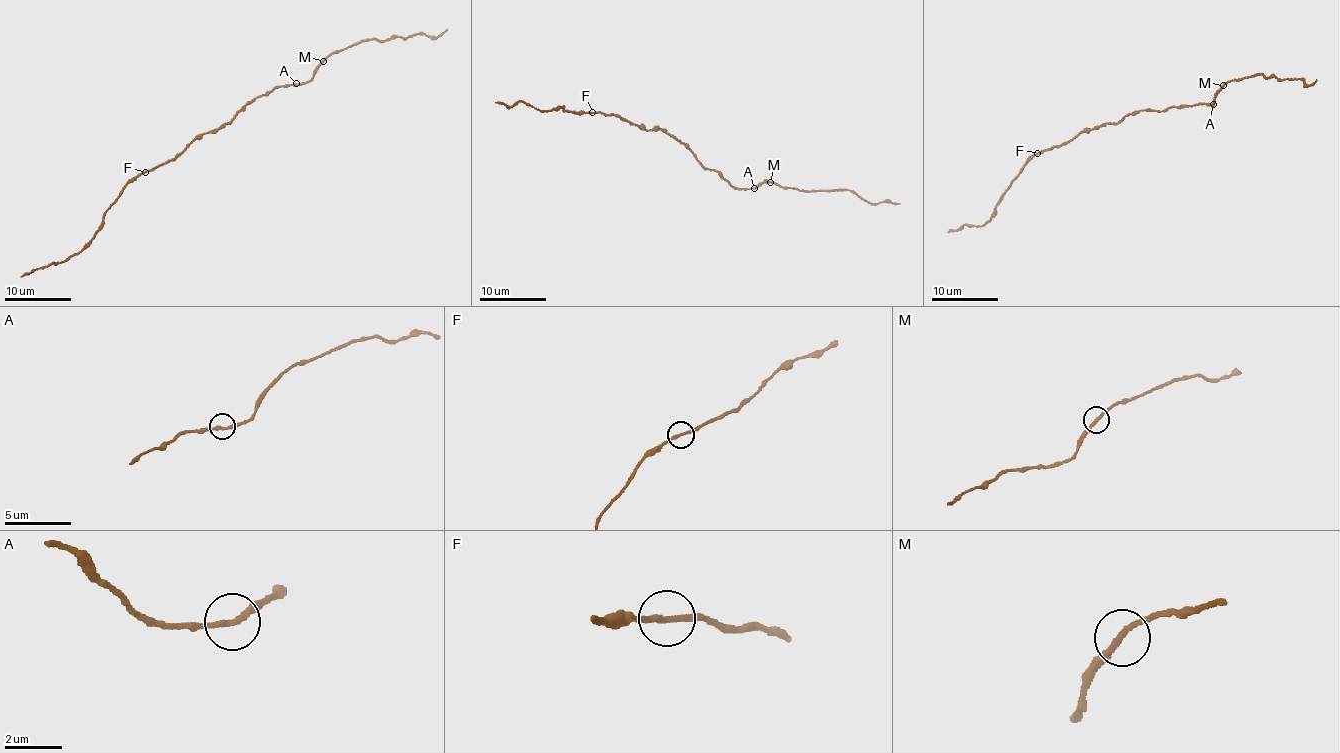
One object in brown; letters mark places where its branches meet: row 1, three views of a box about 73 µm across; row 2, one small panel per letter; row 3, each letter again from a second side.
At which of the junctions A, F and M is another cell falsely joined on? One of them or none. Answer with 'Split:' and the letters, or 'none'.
Split: none

